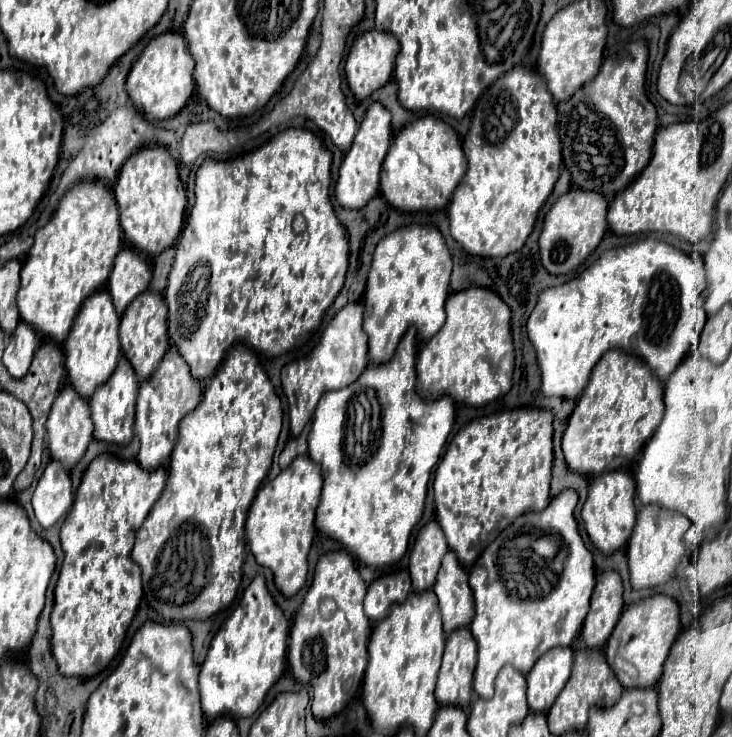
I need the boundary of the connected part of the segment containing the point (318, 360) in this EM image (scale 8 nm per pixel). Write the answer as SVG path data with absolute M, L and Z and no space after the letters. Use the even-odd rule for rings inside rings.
M361 302L343 306L333 316L333 320L327 324L327 328L323 330L315 348L305 358L283 366L281 386L289 400L289 418L291 418L293 436L299 436L299 432L303 430L307 420L313 416L319 396L325 390L341 390L341 388L349 386L351 382L355 382L359 378L359 374L367 366L369 346L367 346L367 334L363 332L363 312L365 312L365 308Z

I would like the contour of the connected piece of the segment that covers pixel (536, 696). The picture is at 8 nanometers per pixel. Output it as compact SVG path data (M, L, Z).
M553 648L527 674L527 702L533 712L547 712L565 686L573 662L573 648Z

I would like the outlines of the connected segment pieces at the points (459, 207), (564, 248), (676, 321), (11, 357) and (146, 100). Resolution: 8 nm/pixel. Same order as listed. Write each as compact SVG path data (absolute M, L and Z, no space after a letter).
M515 66L513 70L509 70L507 74L503 74L497 82L493 82L493 86L489 86L489 90L485 90L485 94L477 100L477 108L473 110L473 118L471 118L471 128L463 140L463 152L467 158L467 174L463 176L463 180L459 182L459 186L453 192L451 204L449 204L449 220L451 220L451 236L469 252L475 256L489 256L489 258L499 258L499 256L507 256L511 252L517 252L525 240L529 238L533 224L537 220L537 214L541 210L541 206L545 204L547 196L551 194L557 178L559 178L559 168L561 168L561 142L559 142L559 134L557 134L557 106L553 102L553 96L549 94L545 80L541 76L537 76L535 70L527 68L527 66Z
M571 188L567 194L559 196L543 220L543 230L539 236L541 264L549 274L567 274L575 270L601 242L607 230L607 200L597 192L587 192L581 188Z
M653 238L623 248L605 250L595 264L591 264L571 282L543 290L527 320L527 336L535 348L539 368L543 372L543 394L577 398L583 392L597 360L611 348L621 348L629 354L643 356L657 376L665 380L677 368L689 350L689 344L697 338L697 330L701 330L705 324L703 290L703 264L695 262L691 256L673 248L671 244Z
M21 320L17 324L15 332L9 336L7 348L3 354L3 364L7 366L7 370L11 372L13 378L21 378L27 374L33 352L37 350L39 342L41 342L39 334L27 322Z
M179 32L153 38L133 62L133 68L127 76L127 94L133 106L151 122L175 116L193 94L193 88L193 58L187 50L185 38Z

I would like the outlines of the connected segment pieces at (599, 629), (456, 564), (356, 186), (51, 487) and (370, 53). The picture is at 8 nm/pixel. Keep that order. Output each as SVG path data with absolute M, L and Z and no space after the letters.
M603 572L591 596L591 608L581 630L581 642L587 648L605 646L623 610L623 586L619 572Z
M451 550L441 562L433 590L439 600L445 632L449 634L455 628L469 626L473 618L473 592L467 584L467 570Z
M373 102L367 108L365 118L353 138L353 146L345 152L343 164L339 168L335 198L343 208L363 208L369 202L369 198L377 194L381 162L389 150L389 144L391 144L391 112L383 104Z
M53 460L41 474L33 494L35 518L43 528L49 528L69 512L71 504L73 504L73 488L69 474L61 466L61 462Z
M381 30L363 32L353 40L353 46L351 46L351 50L347 54L347 62L345 62L345 76L347 76L349 88L357 100L371 96L377 88L381 88L383 84L387 84L391 80L397 54L399 54L399 42L391 34L381 32Z

